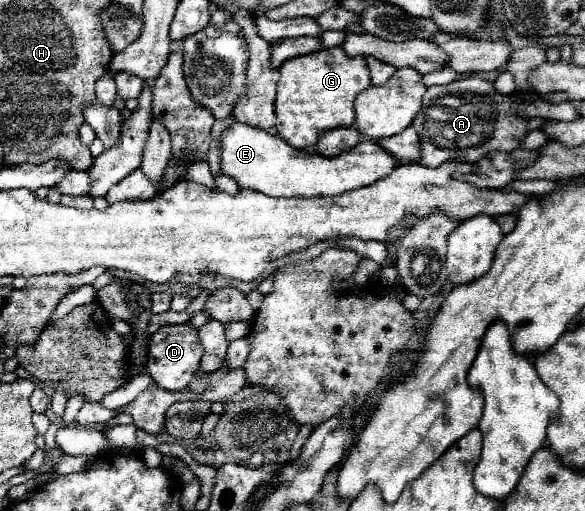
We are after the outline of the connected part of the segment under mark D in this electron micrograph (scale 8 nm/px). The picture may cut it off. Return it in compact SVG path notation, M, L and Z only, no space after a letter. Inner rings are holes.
M169 324L159 328L149 340L147 372L157 382L157 386L173 392L183 390L197 376L201 356L203 350L201 350L201 340L197 336L197 328L193 328L191 324Z

